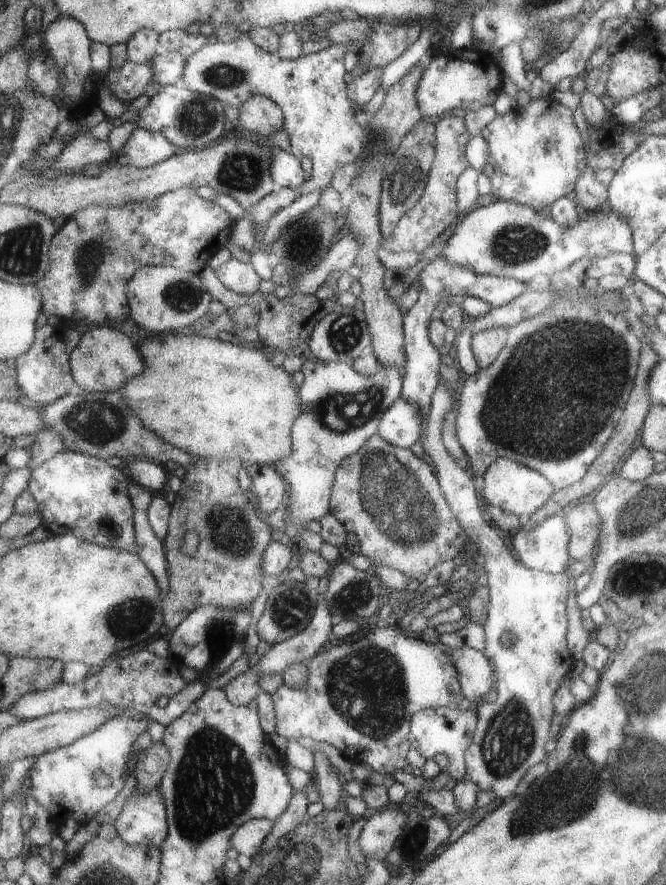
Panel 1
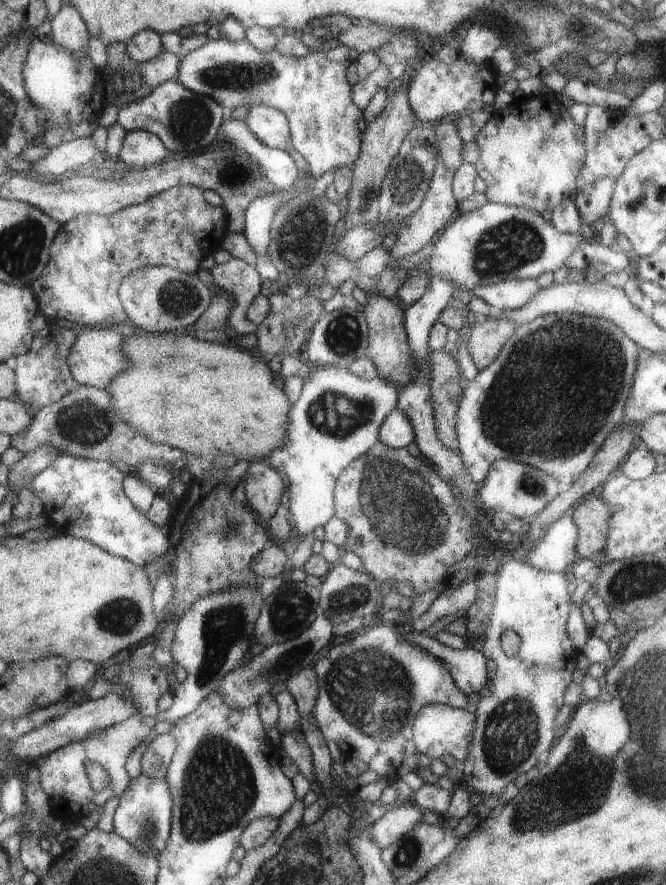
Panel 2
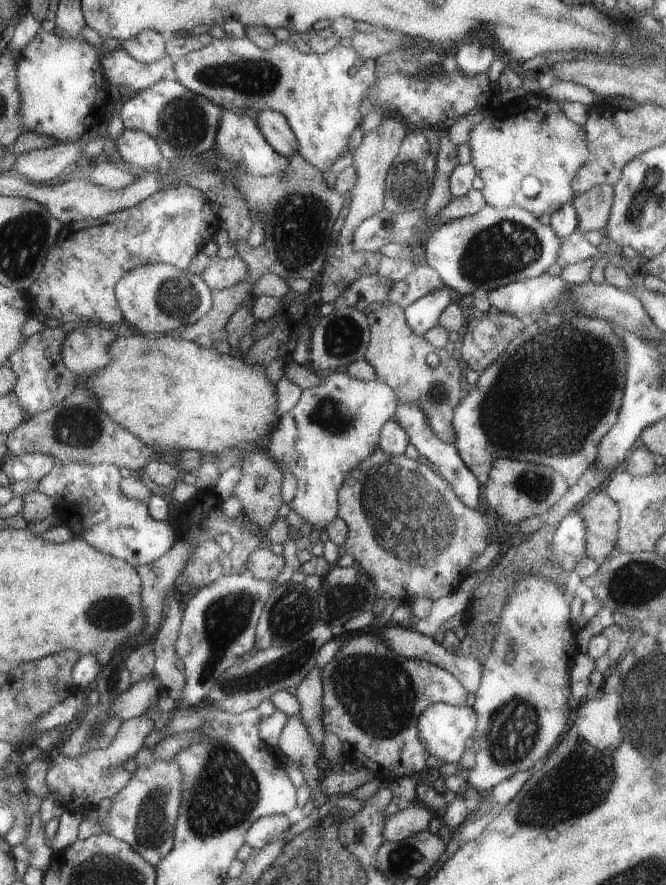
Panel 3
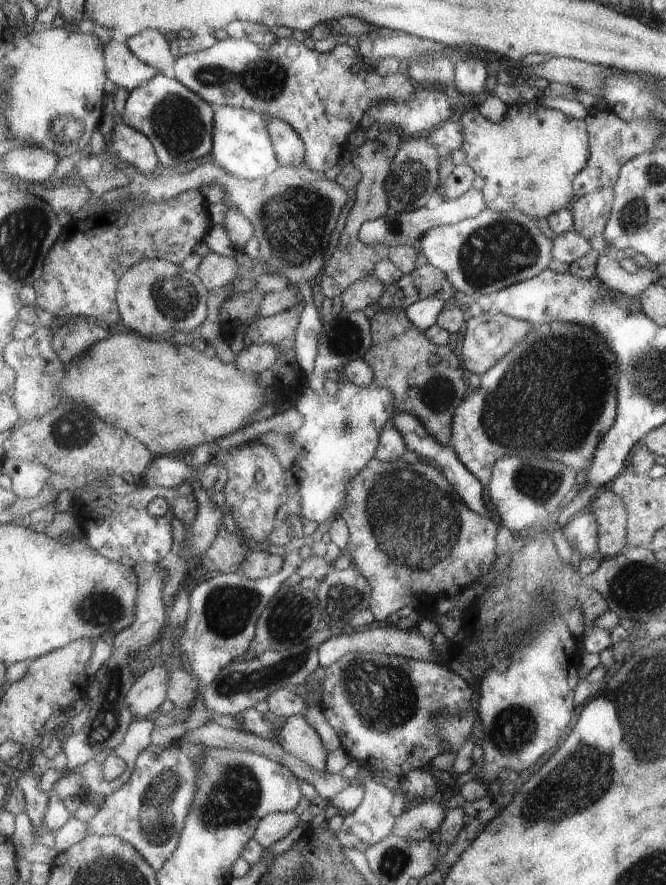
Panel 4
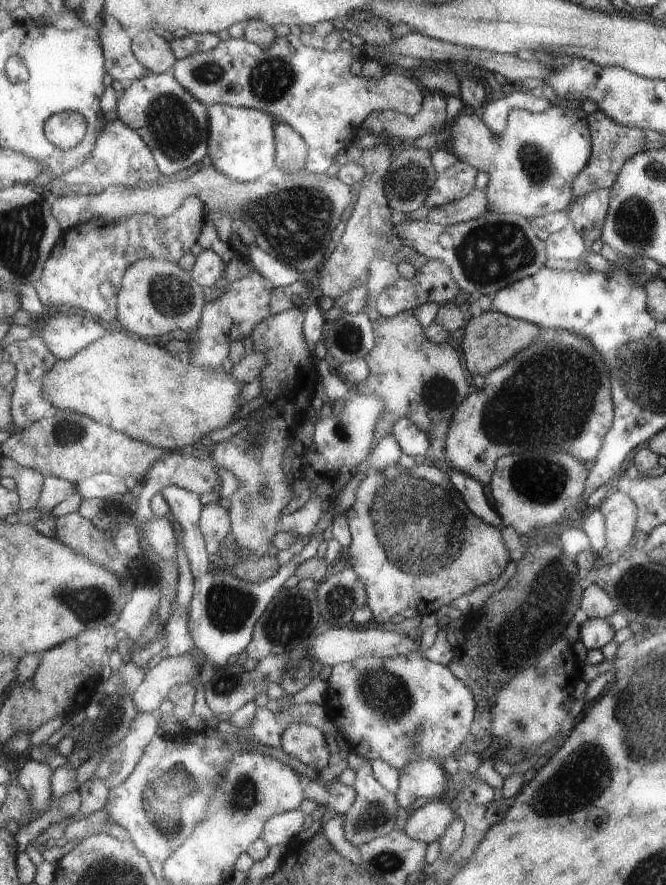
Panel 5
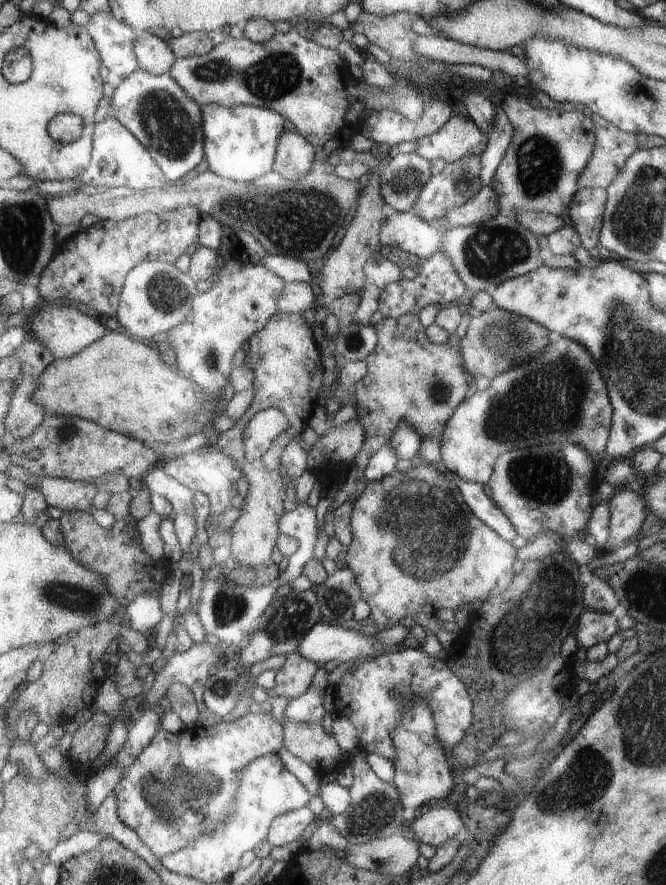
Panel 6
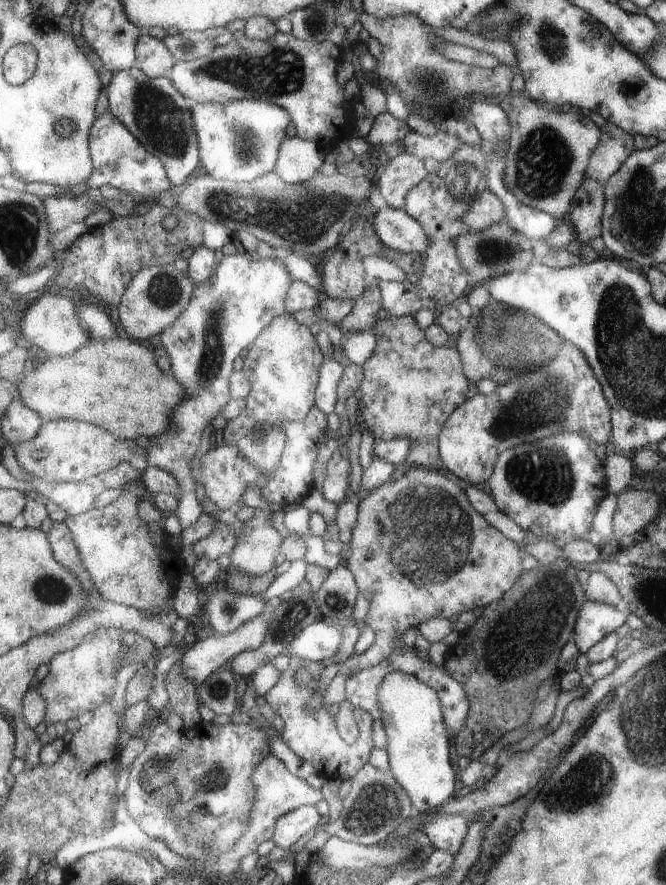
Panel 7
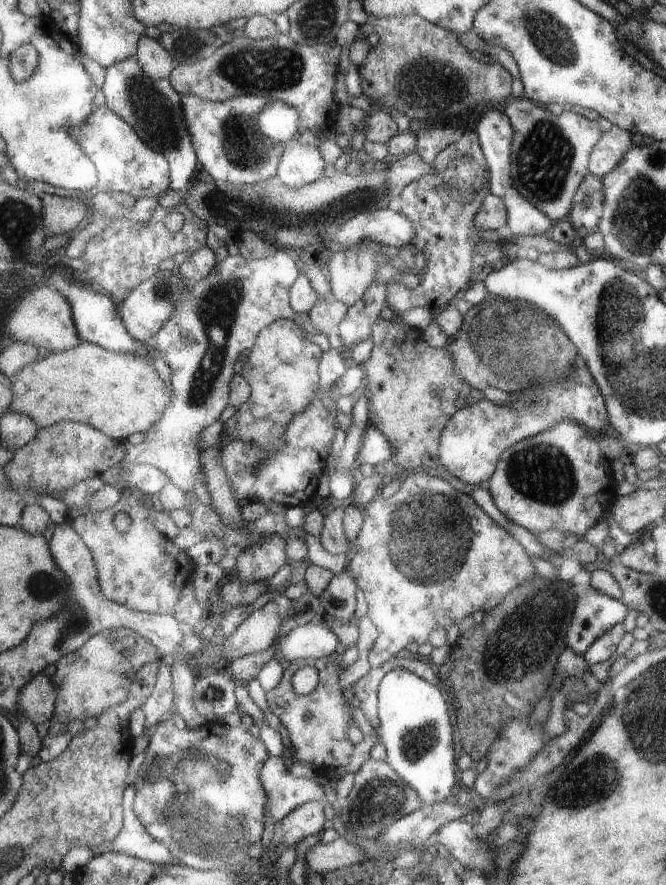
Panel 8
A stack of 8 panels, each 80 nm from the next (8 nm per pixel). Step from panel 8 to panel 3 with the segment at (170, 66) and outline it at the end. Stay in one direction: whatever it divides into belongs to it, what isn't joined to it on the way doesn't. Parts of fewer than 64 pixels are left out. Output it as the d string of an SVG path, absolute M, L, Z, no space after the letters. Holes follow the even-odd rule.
M147 30L123 42L123 48L138 61L154 63L168 55L166 42L168 35L158 30Z

